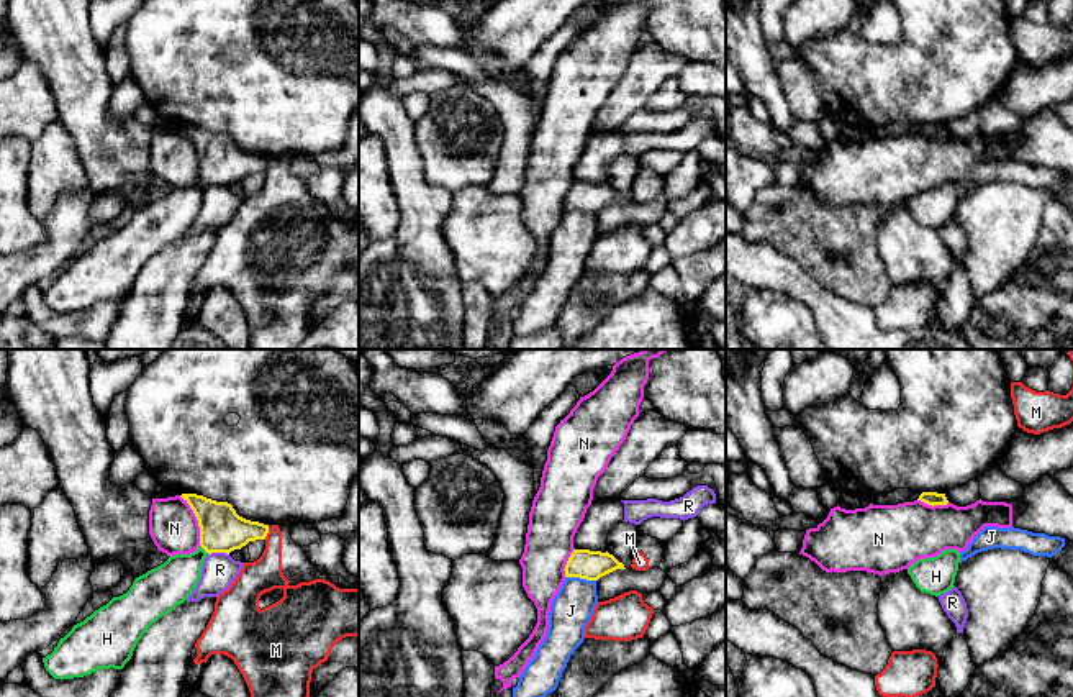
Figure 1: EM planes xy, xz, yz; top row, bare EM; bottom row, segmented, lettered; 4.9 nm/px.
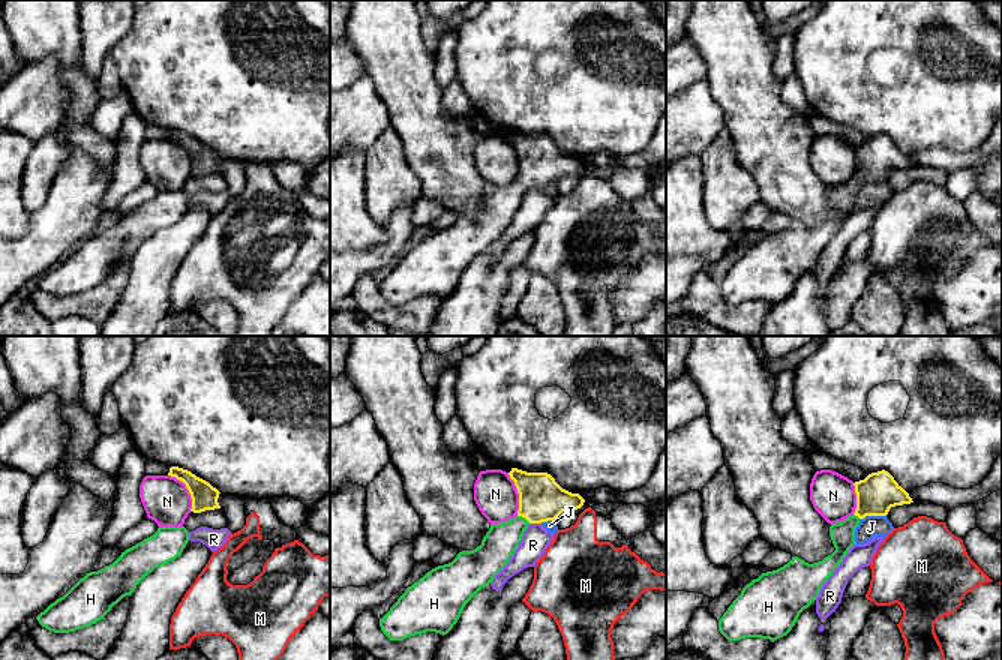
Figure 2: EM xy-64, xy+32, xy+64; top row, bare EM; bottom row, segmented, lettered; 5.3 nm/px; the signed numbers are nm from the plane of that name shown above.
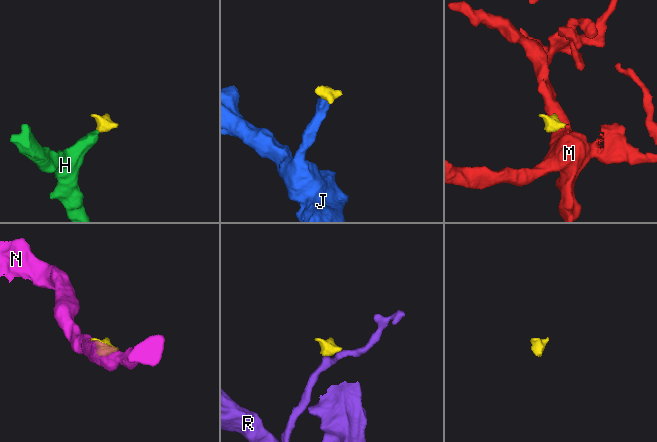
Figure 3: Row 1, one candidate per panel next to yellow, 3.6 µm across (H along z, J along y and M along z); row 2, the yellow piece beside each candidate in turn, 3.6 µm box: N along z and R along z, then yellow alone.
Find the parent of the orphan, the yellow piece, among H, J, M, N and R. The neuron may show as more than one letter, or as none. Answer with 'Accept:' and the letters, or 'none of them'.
Accept: H

